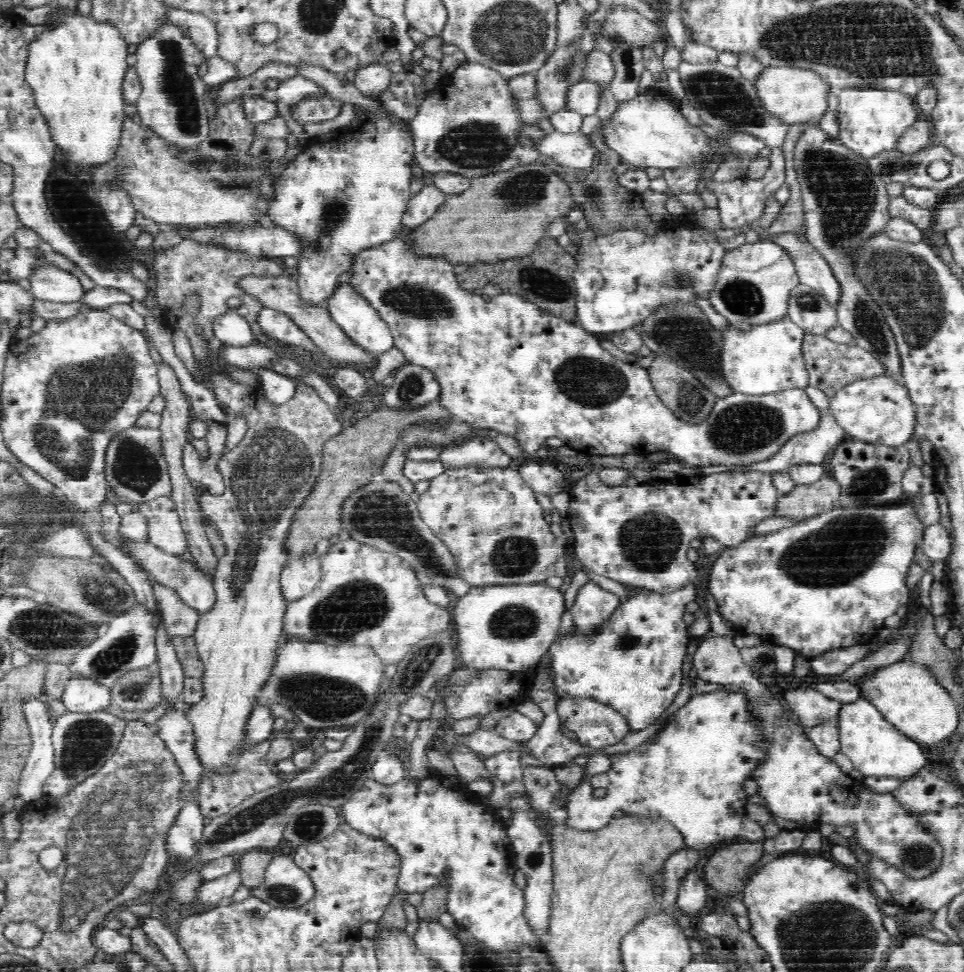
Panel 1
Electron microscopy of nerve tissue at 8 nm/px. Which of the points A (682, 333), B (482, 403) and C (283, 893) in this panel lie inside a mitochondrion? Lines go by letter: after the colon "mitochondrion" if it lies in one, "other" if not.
A: mitochondrion
B: other
C: mitochondrion

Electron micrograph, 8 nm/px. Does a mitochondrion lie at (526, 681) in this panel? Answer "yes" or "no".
no

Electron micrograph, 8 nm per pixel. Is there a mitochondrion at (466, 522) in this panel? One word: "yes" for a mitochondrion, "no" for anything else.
no

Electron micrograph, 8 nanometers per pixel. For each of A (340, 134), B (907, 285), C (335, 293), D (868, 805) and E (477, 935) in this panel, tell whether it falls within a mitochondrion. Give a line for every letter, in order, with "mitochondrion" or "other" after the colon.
A: other
B: mitochondrion
C: other
D: other
E: other

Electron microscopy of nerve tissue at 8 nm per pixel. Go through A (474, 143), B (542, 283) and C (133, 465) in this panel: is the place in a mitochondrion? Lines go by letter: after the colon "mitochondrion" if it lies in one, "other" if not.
A: mitochondrion
B: mitochondrion
C: mitochondrion

